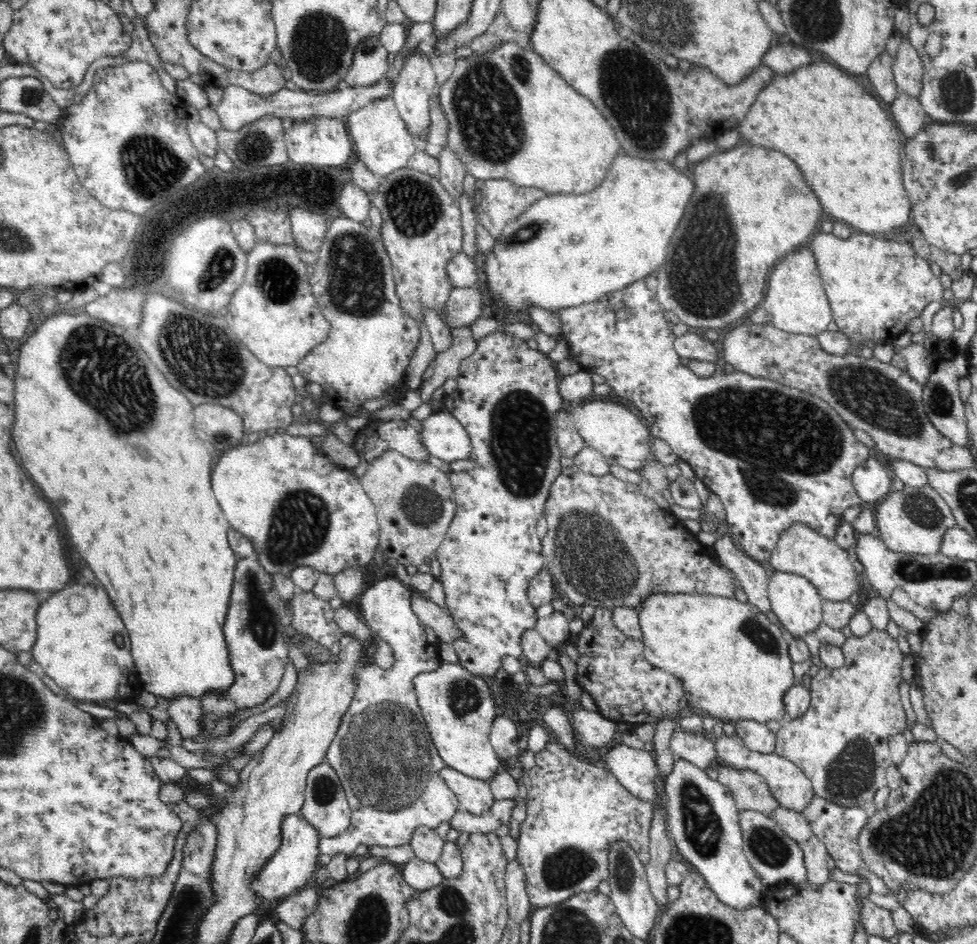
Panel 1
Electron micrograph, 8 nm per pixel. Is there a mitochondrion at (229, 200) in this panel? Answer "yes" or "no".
no

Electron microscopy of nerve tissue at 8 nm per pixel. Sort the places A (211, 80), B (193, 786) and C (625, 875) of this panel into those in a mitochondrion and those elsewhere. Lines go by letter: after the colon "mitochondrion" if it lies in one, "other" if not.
A: other
B: other
C: mitochondrion

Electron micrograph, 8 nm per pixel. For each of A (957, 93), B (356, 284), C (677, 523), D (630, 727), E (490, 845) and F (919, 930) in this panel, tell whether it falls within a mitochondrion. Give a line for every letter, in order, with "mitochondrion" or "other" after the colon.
A: mitochondrion
B: mitochondrion
C: other
D: other
E: other
F: other

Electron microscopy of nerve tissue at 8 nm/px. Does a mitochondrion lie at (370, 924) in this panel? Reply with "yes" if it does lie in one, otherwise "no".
yes

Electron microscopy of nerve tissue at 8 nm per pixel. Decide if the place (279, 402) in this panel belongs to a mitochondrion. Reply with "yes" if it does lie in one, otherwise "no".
no

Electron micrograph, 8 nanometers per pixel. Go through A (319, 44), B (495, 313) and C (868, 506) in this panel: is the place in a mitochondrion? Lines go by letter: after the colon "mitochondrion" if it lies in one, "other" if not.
A: mitochondrion
B: other
C: other

